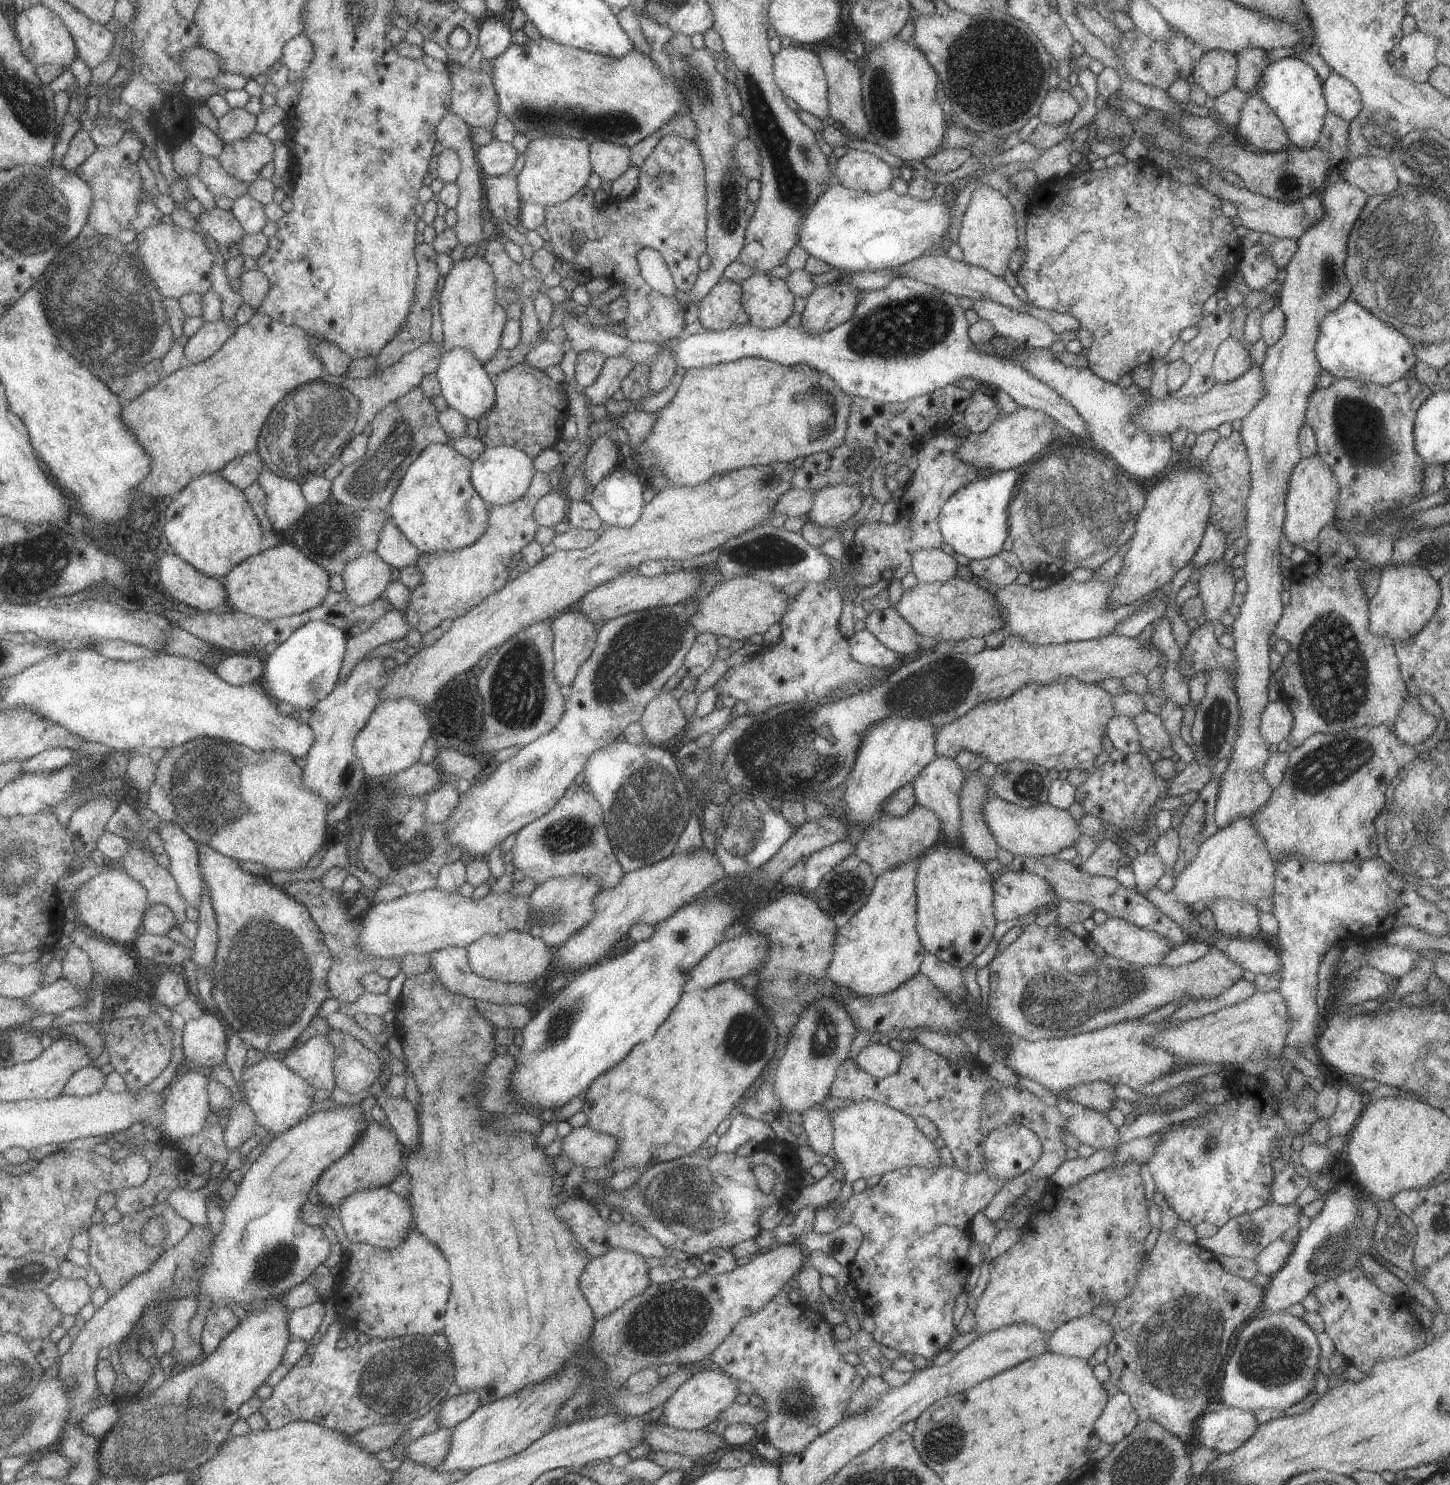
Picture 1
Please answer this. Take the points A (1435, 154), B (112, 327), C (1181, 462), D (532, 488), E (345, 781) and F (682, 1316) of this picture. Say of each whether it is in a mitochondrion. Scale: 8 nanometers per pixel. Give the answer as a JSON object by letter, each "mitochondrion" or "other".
{"A":"mitochondrion","B":"mitochondrion","C":"other","D":"other","E":"mitochondrion","F":"mitochondrion"}

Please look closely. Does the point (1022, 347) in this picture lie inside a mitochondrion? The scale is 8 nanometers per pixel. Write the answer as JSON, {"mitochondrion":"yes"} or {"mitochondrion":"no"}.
{"mitochondrion":"no"}

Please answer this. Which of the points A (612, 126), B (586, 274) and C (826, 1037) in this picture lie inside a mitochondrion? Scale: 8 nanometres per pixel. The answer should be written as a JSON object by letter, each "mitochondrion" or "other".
{"A":"mitochondrion","B":"other","C":"mitochondrion"}

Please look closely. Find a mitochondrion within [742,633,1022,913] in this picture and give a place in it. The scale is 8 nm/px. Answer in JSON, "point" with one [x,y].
{"point":[939,686]}

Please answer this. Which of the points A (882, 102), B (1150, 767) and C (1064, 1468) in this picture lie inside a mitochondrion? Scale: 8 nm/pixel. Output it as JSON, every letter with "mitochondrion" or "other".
{"A":"mitochondrion","B":"other","C":"other"}

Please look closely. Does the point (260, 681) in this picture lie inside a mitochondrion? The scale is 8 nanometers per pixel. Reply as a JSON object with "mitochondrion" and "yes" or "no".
{"mitochondrion":"no"}

